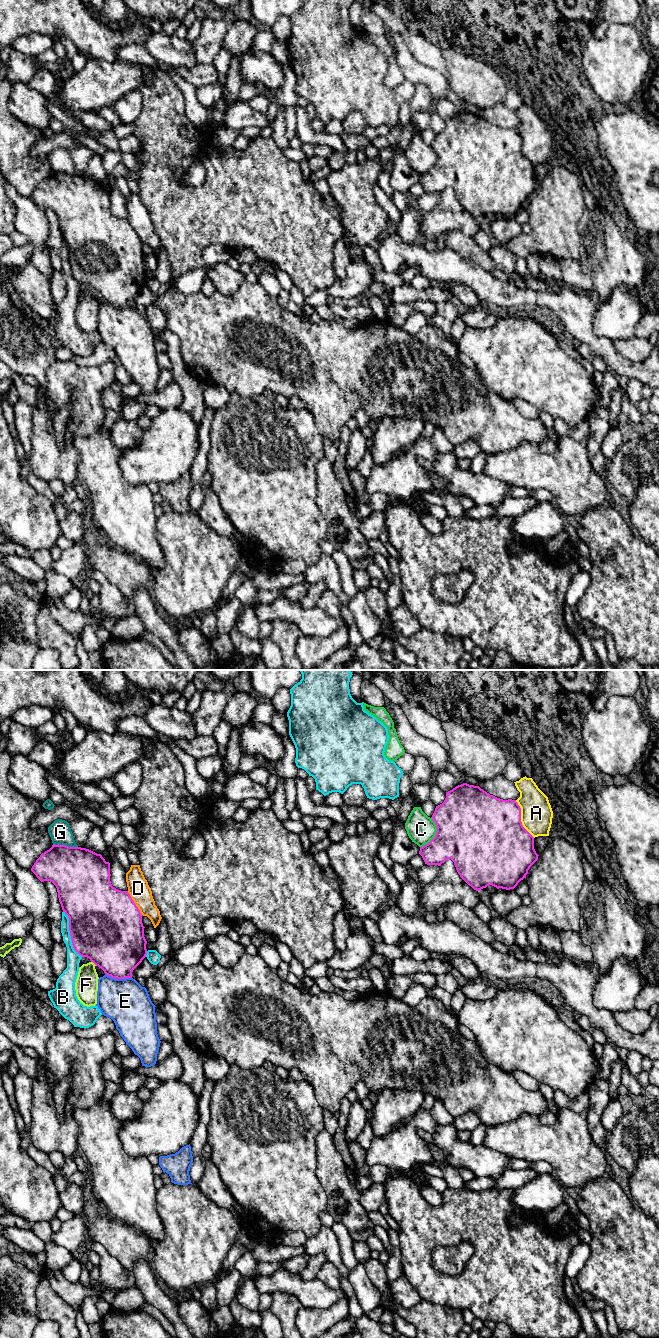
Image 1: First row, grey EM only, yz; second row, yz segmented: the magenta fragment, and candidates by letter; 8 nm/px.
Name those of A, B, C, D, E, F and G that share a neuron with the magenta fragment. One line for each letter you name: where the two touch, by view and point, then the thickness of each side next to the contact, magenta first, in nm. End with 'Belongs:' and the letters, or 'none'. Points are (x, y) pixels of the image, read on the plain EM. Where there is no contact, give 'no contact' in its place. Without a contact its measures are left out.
Belongs: none

